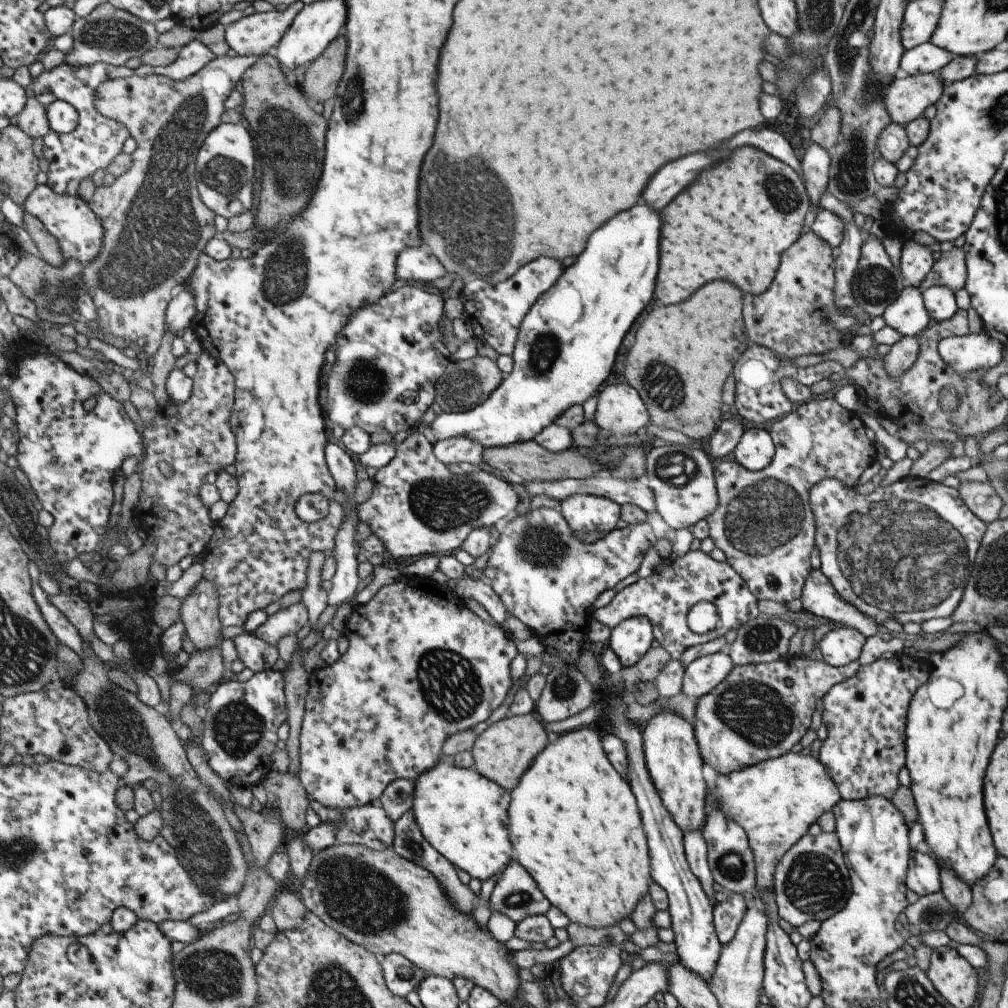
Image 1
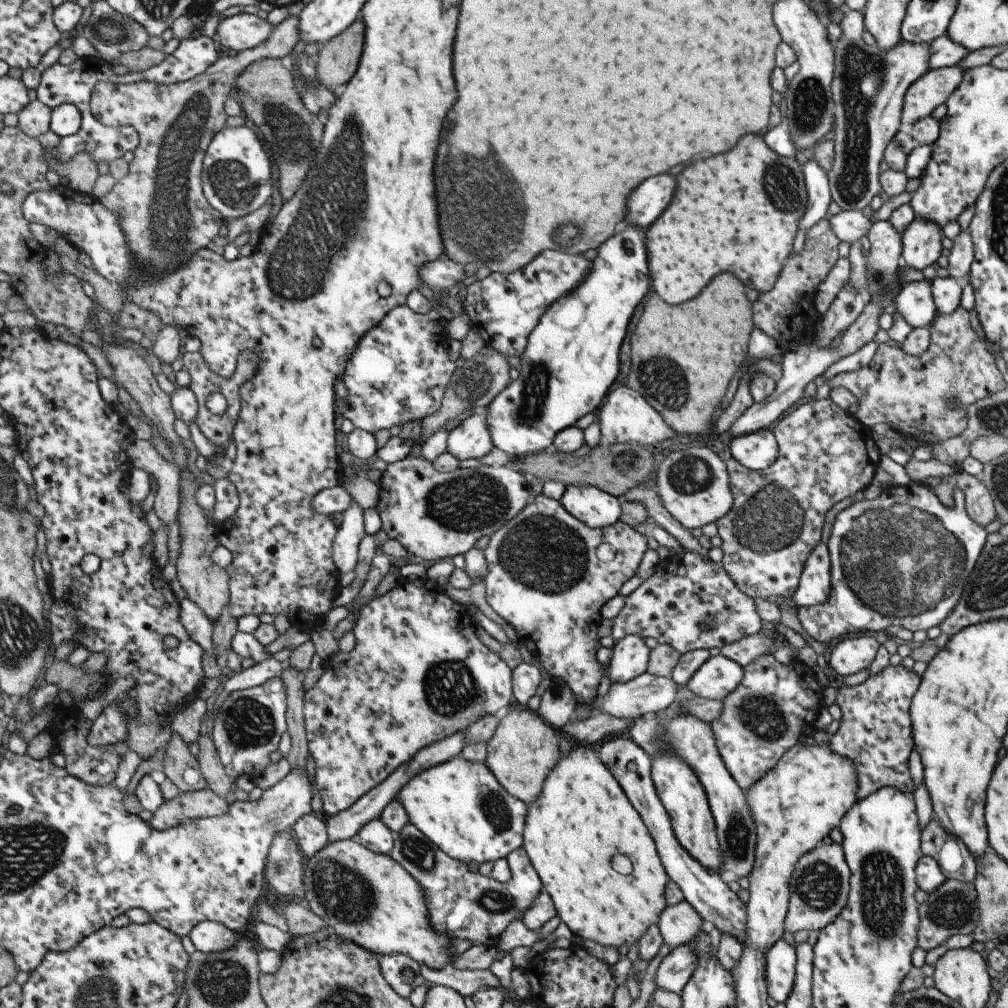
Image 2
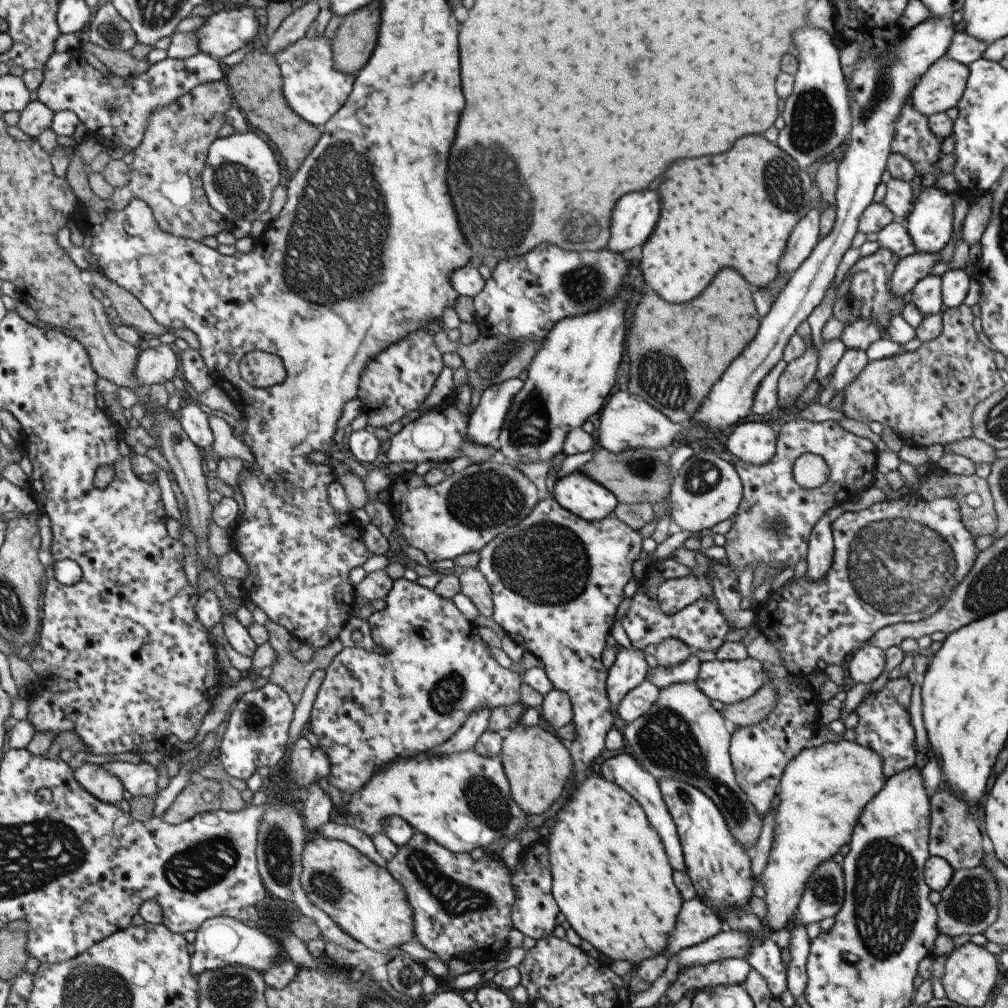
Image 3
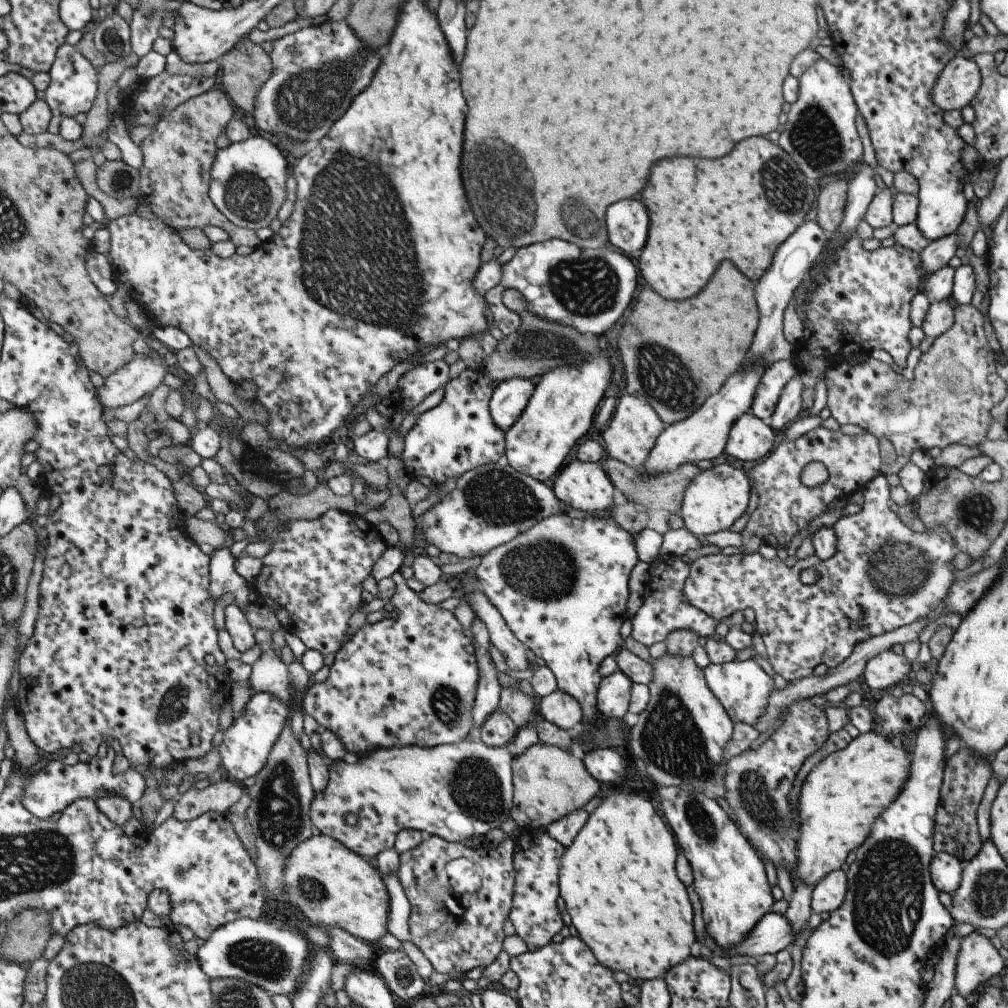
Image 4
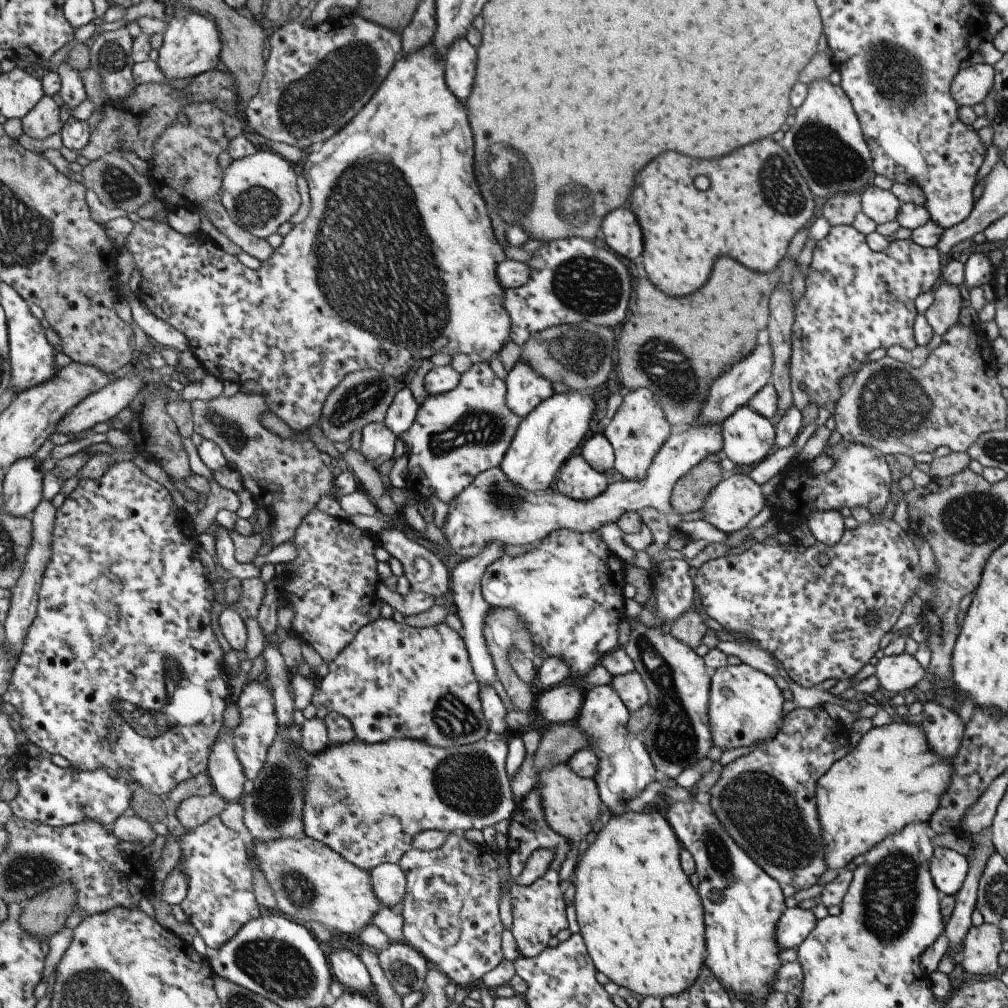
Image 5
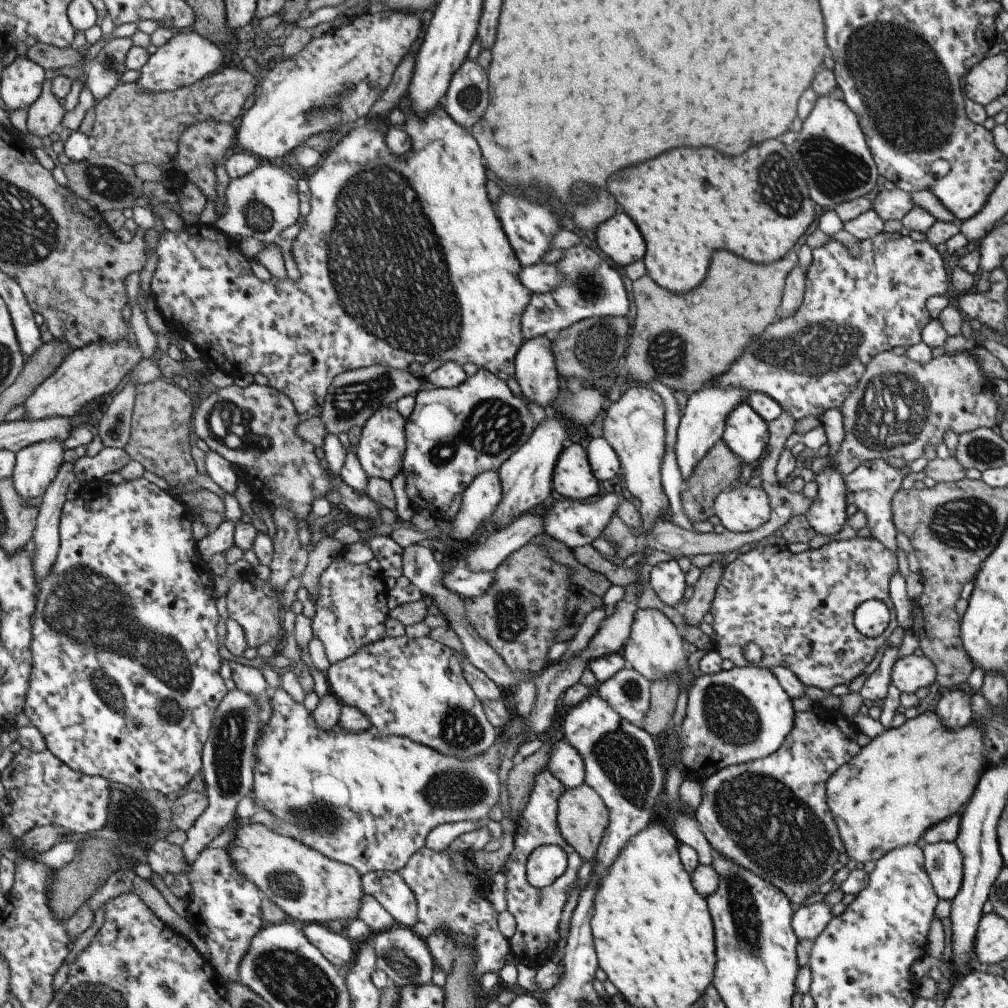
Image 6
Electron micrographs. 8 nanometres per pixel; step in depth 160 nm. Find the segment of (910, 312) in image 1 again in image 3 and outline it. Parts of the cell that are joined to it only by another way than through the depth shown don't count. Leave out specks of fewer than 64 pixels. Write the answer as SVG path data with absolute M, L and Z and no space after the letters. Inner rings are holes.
M927 275L913 286L911 291L911 302L923 315L939 313L944 308L941 300L940 286L941 277L938 275Z

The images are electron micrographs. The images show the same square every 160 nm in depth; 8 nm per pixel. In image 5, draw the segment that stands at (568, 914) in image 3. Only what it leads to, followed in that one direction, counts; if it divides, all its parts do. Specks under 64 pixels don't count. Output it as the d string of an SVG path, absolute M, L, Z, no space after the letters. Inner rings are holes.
M655 811L620 813L619 817L610 816L607 824L602 828L597 839L589 844L577 867L574 868L575 891L572 899L576 912L578 933L583 939L589 958L597 971L604 974L609 981L617 986L631 990L637 998L655 997L663 1000L665 997L674 997L695 984L699 969L704 964L703 951L706 950L704 939L703 907L698 894L689 883L688 876L680 867L678 852L681 846L674 835L669 823Z

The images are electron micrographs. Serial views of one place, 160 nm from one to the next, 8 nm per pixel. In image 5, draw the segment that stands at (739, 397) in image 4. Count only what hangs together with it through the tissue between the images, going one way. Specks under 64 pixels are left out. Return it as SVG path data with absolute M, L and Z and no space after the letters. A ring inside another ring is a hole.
M713 423L712 425L701 425L700 427L697 424L693 424L693 426L690 426L689 429L685 430L685 432L683 432L682 434L669 435L667 437L667 440L665 440L665 442L661 445L661 448L659 448L659 450L656 452L656 455L652 458L651 464L649 465L646 475L644 476L644 479L642 481L628 481L622 479L621 481L613 482L611 484L608 484L605 487L605 490L603 490L603 492L601 492L599 496L595 496L594 499L589 500L573 500L568 496L559 493L557 490L555 490L551 494L545 491L528 493L526 490L516 487L503 474L503 472L501 472L501 469L499 467L493 467L484 470L478 475L475 475L475 478L471 481L471 484L469 484L469 486L466 486L457 496L455 496L453 500L450 500L448 502L447 515L445 517L443 527L440 530L450 544L449 550L455 552L455 554L459 554L459 556L463 556L463 558L465 559L468 559L474 557L485 546L485 544L493 543L495 541L499 541L504 545L512 544L517 546L517 544L531 544L531 542L537 542L537 540L540 541L548 534L551 534L553 531L558 531L559 529L567 529L576 533L590 533L591 531L597 532L596 530L598 528L601 528L601 525L607 524L607 522L616 522L619 516L621 516L621 514L623 514L624 512L641 510L641 508L649 508L649 506L652 506L653 508L655 508L655 510L659 510L659 512L672 512L677 514L677 512L674 512L674 510L672 509L670 503L670 492L672 491L672 486L680 476L683 476L683 474L685 474L692 466L695 466L700 460L703 460L705 457L711 456L713 453L715 453L716 455L718 453L721 454L722 440L719 440L719 438L717 438L717 430L719 430L720 424L721 423Z

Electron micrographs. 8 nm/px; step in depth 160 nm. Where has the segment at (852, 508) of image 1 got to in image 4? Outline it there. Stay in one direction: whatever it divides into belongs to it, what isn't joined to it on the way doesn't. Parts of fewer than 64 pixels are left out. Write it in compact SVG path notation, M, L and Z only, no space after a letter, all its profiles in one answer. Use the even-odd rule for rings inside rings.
M882 474L875 476L860 489L863 496L861 510L857 514L841 516L832 526L836 546L835 554L829 559L821 560L813 554L797 559L793 566L787 566L776 557L763 560L758 552L747 555L698 556L688 566L689 575L683 582L681 598L716 622L723 621L735 610L751 608L755 613L755 631L765 645L768 662L773 671L785 681L810 676L813 668L819 664L824 664L827 669L836 668L851 655L851 650L859 642L911 624L934 612L947 596L957 571L951 565L958 552L951 532L947 532L947 528L941 524L925 527L922 533L907 528L907 524L903 524L903 520L899 520L895 514L895 507L889 506L888 489ZM807 568L813 568L819 575L812 584L802 584L799 580L799 574Z

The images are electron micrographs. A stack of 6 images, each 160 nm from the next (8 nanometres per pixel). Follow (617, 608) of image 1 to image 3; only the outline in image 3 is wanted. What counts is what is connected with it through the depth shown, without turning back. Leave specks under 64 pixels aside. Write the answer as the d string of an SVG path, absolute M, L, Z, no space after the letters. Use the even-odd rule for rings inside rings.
M671 556L665 559L653 559L651 563L648 563L644 577L637 584L637 590L631 598L629 610L620 620L631 645L642 651L647 644L656 645L666 638L676 638L682 640L691 649L691 652L697 650L715 652L723 644L723 636L731 628L722 613L719 612L718 604L713 596L697 599L675 614L661 612L659 608L656 599L658 586L669 579L688 577L690 570L691 568L677 563Z

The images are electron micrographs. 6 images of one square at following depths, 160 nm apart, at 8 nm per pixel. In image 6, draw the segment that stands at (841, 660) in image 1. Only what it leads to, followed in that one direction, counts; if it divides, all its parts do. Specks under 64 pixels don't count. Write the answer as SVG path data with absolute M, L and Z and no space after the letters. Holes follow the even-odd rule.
M909 655L897 659L891 666L890 684L899 692L913 693L917 688L929 687L935 680L935 667L925 655Z

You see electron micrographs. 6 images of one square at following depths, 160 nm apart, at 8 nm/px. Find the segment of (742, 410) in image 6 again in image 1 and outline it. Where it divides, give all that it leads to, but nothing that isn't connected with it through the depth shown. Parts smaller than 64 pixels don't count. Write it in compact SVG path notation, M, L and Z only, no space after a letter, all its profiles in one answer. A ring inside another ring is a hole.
M748 426L732 452L738 466L749 471L759 471L769 465L775 448L765 428Z

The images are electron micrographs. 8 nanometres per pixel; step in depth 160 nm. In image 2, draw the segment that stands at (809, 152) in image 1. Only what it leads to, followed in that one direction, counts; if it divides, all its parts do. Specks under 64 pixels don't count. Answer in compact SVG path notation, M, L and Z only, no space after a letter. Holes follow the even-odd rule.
M813 160L801 164L806 188L806 209L798 222L798 229L807 232L827 216L827 205L832 201L826 172Z

